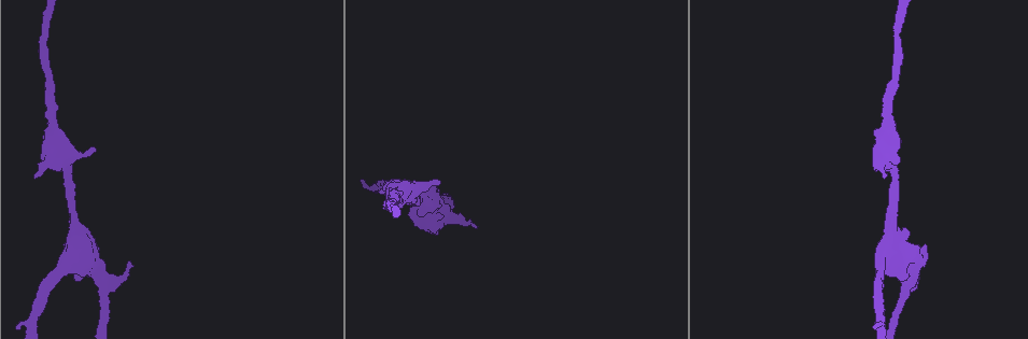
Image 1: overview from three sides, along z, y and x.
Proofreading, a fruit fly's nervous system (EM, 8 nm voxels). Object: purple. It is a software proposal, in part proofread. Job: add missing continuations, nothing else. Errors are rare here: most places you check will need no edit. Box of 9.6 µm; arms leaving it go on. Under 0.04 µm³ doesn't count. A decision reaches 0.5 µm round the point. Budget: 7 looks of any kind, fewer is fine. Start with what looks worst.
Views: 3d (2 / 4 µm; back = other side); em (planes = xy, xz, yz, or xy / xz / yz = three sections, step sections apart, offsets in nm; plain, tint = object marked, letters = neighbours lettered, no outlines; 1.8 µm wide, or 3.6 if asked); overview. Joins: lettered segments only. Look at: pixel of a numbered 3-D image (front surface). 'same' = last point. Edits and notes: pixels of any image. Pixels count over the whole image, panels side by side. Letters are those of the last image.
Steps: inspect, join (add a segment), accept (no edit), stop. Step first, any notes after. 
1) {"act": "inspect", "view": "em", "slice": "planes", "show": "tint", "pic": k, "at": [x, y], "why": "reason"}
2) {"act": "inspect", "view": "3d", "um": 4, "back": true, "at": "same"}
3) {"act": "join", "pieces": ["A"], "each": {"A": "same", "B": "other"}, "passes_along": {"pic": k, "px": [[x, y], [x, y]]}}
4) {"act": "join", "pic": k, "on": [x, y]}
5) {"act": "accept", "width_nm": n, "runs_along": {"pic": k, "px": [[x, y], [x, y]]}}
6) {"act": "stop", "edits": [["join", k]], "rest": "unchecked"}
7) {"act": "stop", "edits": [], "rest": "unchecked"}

{"act": "inspect", "view": "3d", "um": 4, "back": true, "pic": 1, "at": [131, 263], "why": "an open end"}

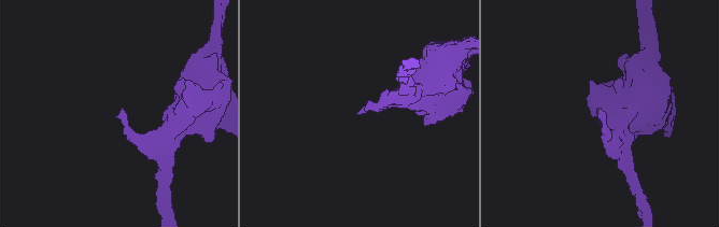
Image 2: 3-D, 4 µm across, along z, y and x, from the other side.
{"act": "inspect", "view": "em", "slice": "xz", "step": 8, "show": "plain", "pic": 2, "at": [600, 110], "why": "now the EM"}

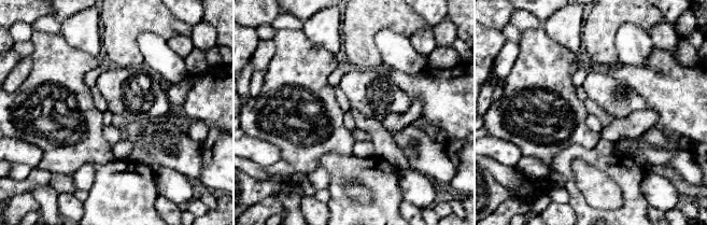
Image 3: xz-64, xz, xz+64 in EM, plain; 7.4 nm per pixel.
{"act": "inspect", "view": "em", "slice": "xz", "step": 8, "show": "letters", "at": "same"}

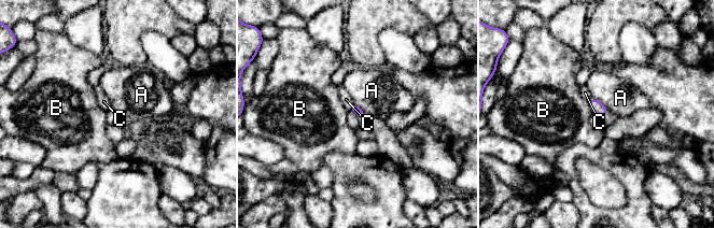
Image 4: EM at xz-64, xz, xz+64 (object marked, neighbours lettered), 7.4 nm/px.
{"act": "accept", "each": {"A": "other", "B": "other", "C": "other"}, "border": {"pic": 4, "px": [[591, 97], [599, 100], [608, 110]]}, "found": "no lettered segment goes on from it"}

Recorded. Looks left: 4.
{"act": "inspect", "view": "em", "slice": "planes", "show": "plain", "pic": 1, "at": [35, 178], "why": "free end"}

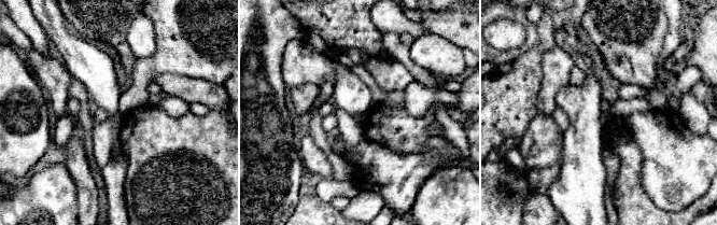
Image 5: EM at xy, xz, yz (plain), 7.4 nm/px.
{"act": "inspect", "view": "em", "slice": "planes", "show": "letters", "at": "same"}

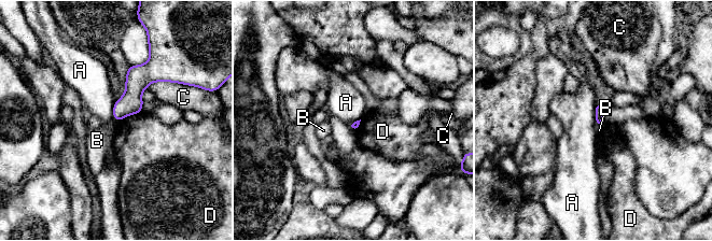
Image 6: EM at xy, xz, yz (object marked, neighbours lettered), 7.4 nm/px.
{"act": "accept", "each": {"A": "other", "B": "other", "C": "other", "D": "other"}, "border": {"pic": 6, "px": [[115, 101], [113, 118], [116, 122]]}, "found": "no lettered segment goes on from it"}

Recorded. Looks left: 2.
{"act": "inspect", "view": "em", "um": 3.6, "slice": "planes", "show": "letters", "pic": 1, "at": [438, 180], "why": "branch stops here"}

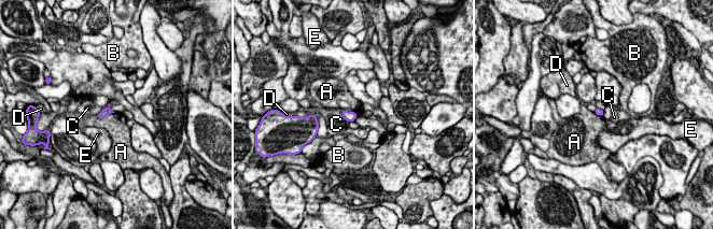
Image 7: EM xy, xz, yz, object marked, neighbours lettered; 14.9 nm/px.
{"act": "accept", "each": {"A": "other", "B": "other", "C": "other", "D": "other", "E": "other"}, "found": "none of them fits"}

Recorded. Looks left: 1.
{"act": "stop", "edits": [], "rest": "unchecked"}

